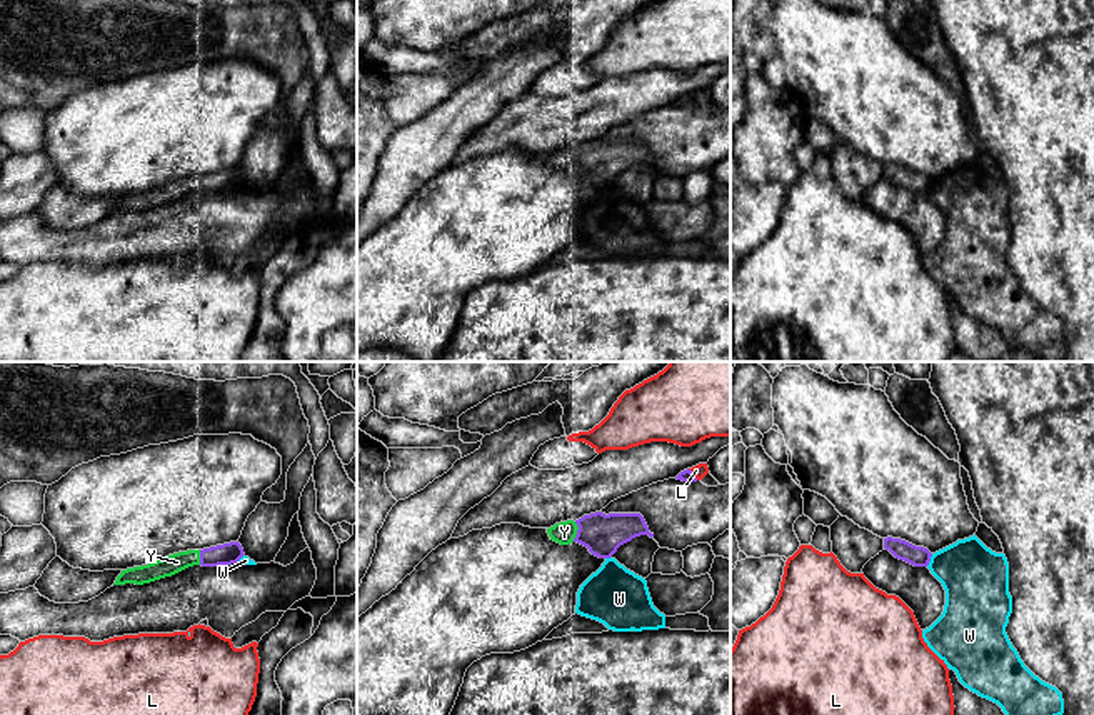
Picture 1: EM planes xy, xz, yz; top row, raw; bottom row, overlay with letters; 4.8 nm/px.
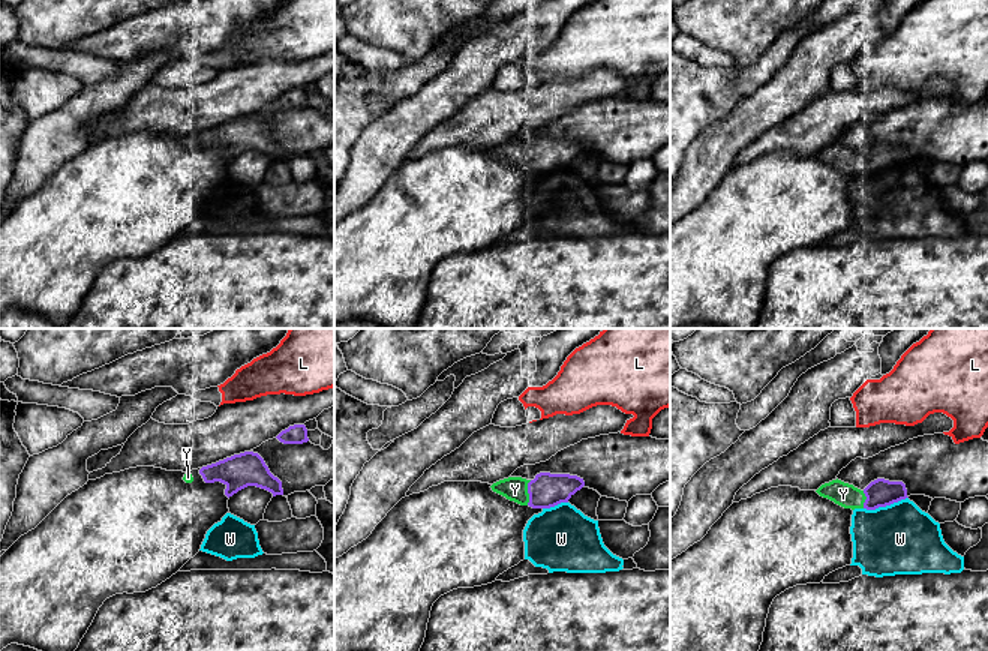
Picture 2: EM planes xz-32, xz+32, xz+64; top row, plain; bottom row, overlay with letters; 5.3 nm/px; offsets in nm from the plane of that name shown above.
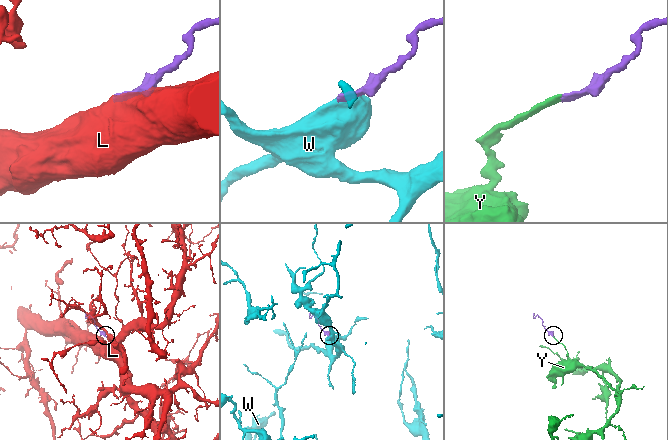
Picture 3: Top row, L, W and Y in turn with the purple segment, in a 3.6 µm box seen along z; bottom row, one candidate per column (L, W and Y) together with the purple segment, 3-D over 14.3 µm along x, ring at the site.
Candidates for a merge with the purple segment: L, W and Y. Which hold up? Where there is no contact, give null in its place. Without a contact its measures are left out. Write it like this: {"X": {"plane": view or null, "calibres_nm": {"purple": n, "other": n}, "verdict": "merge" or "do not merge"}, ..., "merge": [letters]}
{"L": {"plane": "xz", "calibres_nm": {"purple": 60, "other": 70}, "verdict": "do not merge"}, "W": {"plane": "yz", "calibres_nm": {"purple": 100, "other": 320}, "verdict": "do not merge"}, "Y": {"plane": "xz", "calibres_nm": {"purple": 190, "other": 110}, "verdict": "merge"}, "merge": ["Y"]}

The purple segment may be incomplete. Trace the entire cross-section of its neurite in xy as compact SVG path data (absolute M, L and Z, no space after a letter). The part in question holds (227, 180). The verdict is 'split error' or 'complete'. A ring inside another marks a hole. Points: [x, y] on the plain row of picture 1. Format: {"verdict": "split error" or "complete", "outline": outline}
{"verdict": "split error", "outline": "M230 168L203 177L178 178L148 192L122 197L113 212L143 212L165 203L172 203L193 192L232 192L237 190L243 182L243 175L238 168Z"}

